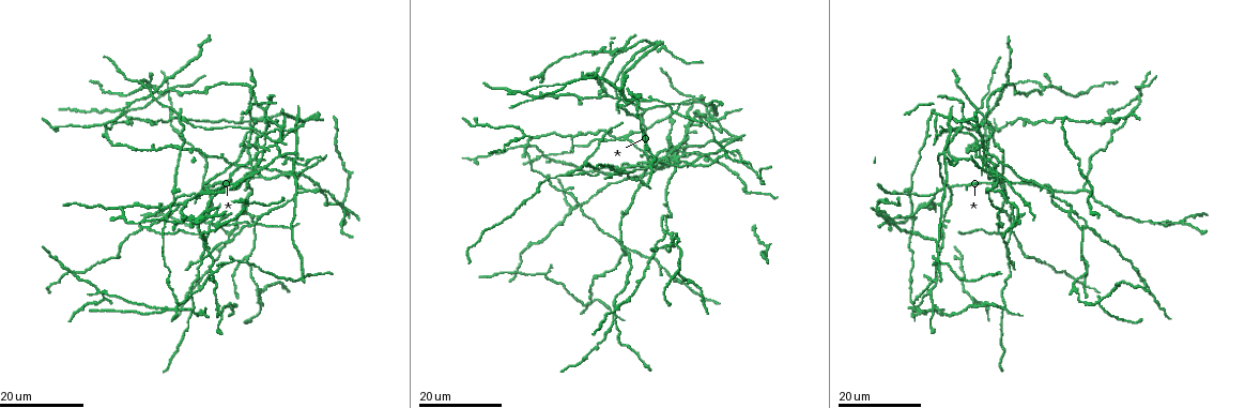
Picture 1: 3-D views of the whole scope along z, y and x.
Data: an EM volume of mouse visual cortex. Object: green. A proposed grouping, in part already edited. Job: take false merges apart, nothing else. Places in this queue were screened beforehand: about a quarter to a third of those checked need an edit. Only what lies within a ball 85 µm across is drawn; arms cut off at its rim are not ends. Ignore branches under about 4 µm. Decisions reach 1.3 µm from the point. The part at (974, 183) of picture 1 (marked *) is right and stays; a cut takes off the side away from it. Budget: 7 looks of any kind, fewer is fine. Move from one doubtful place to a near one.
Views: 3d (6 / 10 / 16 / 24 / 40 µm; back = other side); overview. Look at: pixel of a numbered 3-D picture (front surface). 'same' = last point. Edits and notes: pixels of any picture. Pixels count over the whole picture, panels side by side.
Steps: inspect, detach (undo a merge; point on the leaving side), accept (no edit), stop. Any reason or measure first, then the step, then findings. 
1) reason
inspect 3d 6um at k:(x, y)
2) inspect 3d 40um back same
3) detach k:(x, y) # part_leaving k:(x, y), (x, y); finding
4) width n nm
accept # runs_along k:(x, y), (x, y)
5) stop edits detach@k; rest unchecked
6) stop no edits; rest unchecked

four or more arms meet
inspect 3d 16um at 1:(680, 262)

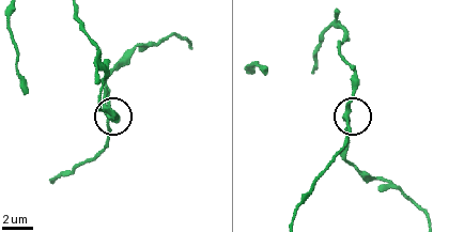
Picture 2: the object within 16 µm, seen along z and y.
inspect 3d 10um at 2:(346, 116)

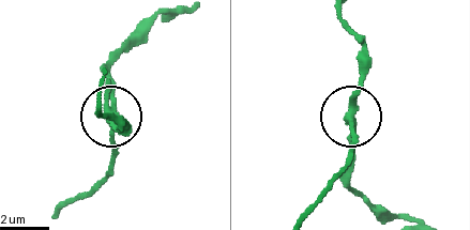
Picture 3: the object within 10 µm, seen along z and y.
width 260 nm
accept # runs_along 3:(340, 19), (357, 44), (351, 164); all the same neuron

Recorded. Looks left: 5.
sudden change in width
inspect 3d 16um at 1:(1083, 255)

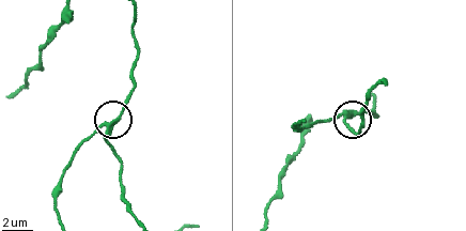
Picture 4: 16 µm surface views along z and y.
closer look
inspect 3d 10um at 4:(118, 117)

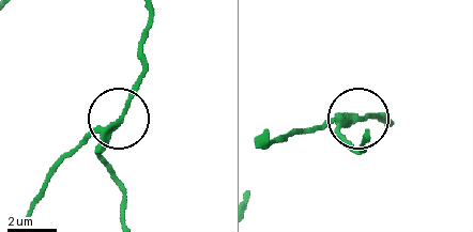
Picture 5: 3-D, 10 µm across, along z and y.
detach 5:(77, 150) # part_leaving 5:(101, 126), (60, 164), (29, 218); a second neuron is stuck on

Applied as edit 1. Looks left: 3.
thick turns thin
inspect 3d 16um at 1:(540, 275)

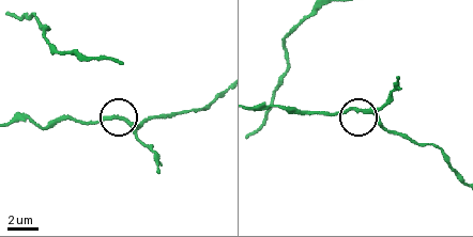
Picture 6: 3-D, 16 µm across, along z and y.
inspect 3d 6um at 6:(114, 117)

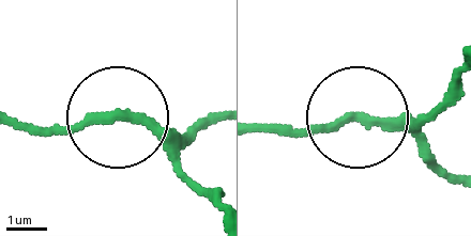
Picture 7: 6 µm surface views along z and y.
accept # runs_along 7:(457, 178), (415, 138), (365, 116), (262, 127); all the same neuron

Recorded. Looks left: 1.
stop edits detach@5; rest unchecked

